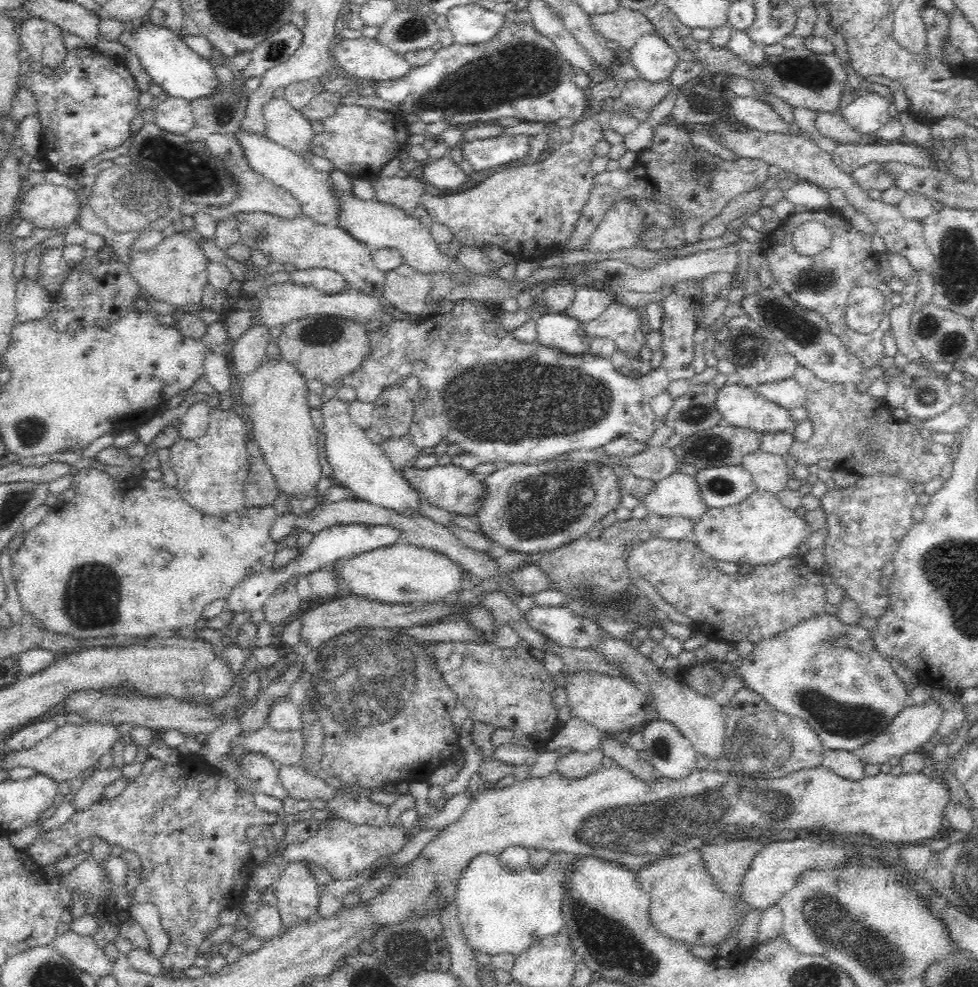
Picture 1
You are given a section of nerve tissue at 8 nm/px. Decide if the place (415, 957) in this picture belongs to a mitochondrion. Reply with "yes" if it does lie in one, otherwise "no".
yes

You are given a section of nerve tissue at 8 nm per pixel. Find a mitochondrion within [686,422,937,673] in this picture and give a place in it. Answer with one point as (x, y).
(709, 449)

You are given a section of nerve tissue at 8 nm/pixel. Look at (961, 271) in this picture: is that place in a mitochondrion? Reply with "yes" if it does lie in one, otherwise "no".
yes

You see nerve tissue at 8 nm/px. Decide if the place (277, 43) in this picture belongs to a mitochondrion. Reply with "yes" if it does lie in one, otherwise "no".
yes

